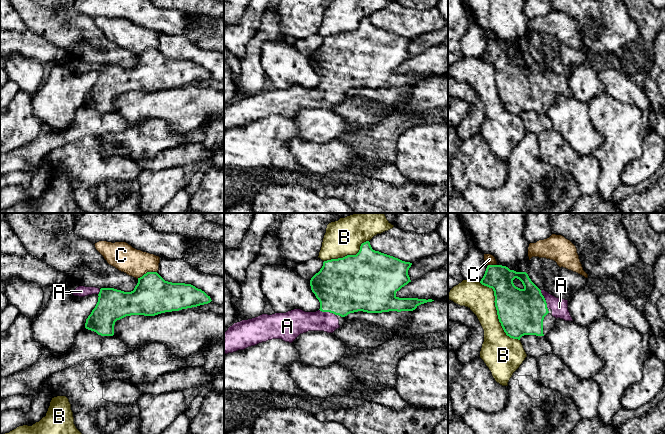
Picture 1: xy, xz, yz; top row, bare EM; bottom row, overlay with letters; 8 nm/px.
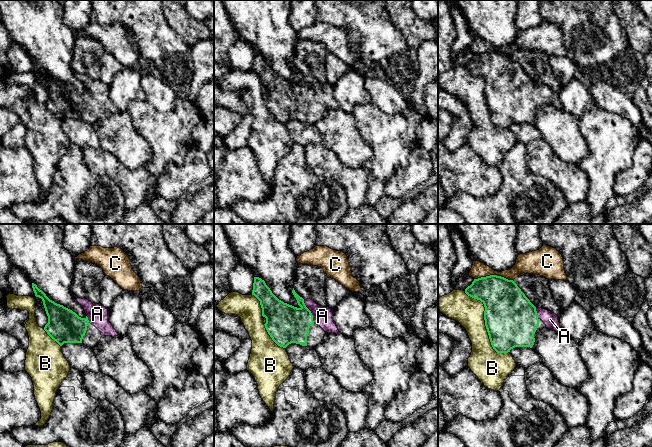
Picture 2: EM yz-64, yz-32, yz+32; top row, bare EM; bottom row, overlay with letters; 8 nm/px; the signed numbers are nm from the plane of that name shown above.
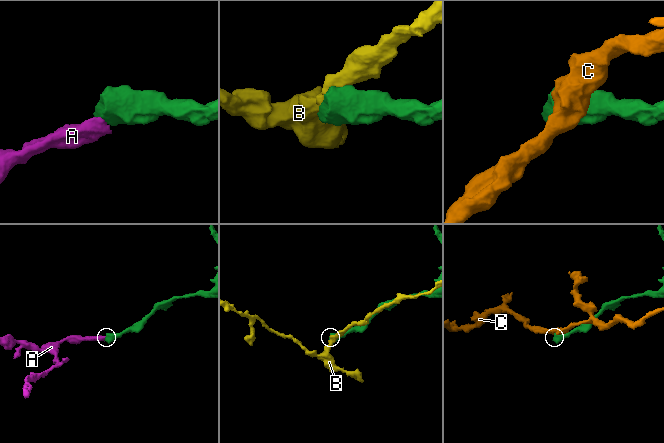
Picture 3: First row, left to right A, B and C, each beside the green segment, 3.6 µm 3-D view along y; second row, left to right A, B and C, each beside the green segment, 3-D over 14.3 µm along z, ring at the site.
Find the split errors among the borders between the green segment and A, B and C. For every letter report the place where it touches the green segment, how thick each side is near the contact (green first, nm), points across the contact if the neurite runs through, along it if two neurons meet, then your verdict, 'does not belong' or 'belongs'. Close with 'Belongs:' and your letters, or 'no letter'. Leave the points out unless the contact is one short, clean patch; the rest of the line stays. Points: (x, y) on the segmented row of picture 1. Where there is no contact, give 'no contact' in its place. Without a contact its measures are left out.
A: yz (545, 300) | 380/140 nm | across yz (521, 312), (531, 304), (545, 300), (559, 307) | belongs
B: yz (497, 312) | 380/220 nm | does not belong
C: xy (147, 272) | 320/220 nm | does not belong
Belongs: A

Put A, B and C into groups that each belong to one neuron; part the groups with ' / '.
A / B / C

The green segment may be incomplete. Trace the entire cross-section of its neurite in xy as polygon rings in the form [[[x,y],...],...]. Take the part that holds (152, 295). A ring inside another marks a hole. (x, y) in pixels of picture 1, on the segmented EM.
[[[157,272],[138,278],[131,292],[114,288],[79,286],[74,296],[97,294],[98,302],[86,319],[85,328],[101,336],[113,336],[117,320],[131,315],[155,316],[165,312],[208,304],[212,300],[191,284],[165,281]]]

